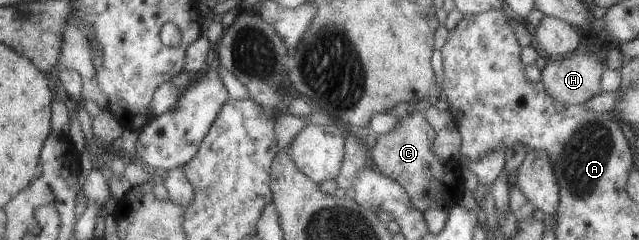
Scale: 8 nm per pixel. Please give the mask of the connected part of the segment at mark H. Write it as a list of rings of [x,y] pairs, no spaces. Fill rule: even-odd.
[[[587,51],[575,57],[548,59],[542,71],[543,86],[563,104],[585,104],[599,96],[605,63]]]

